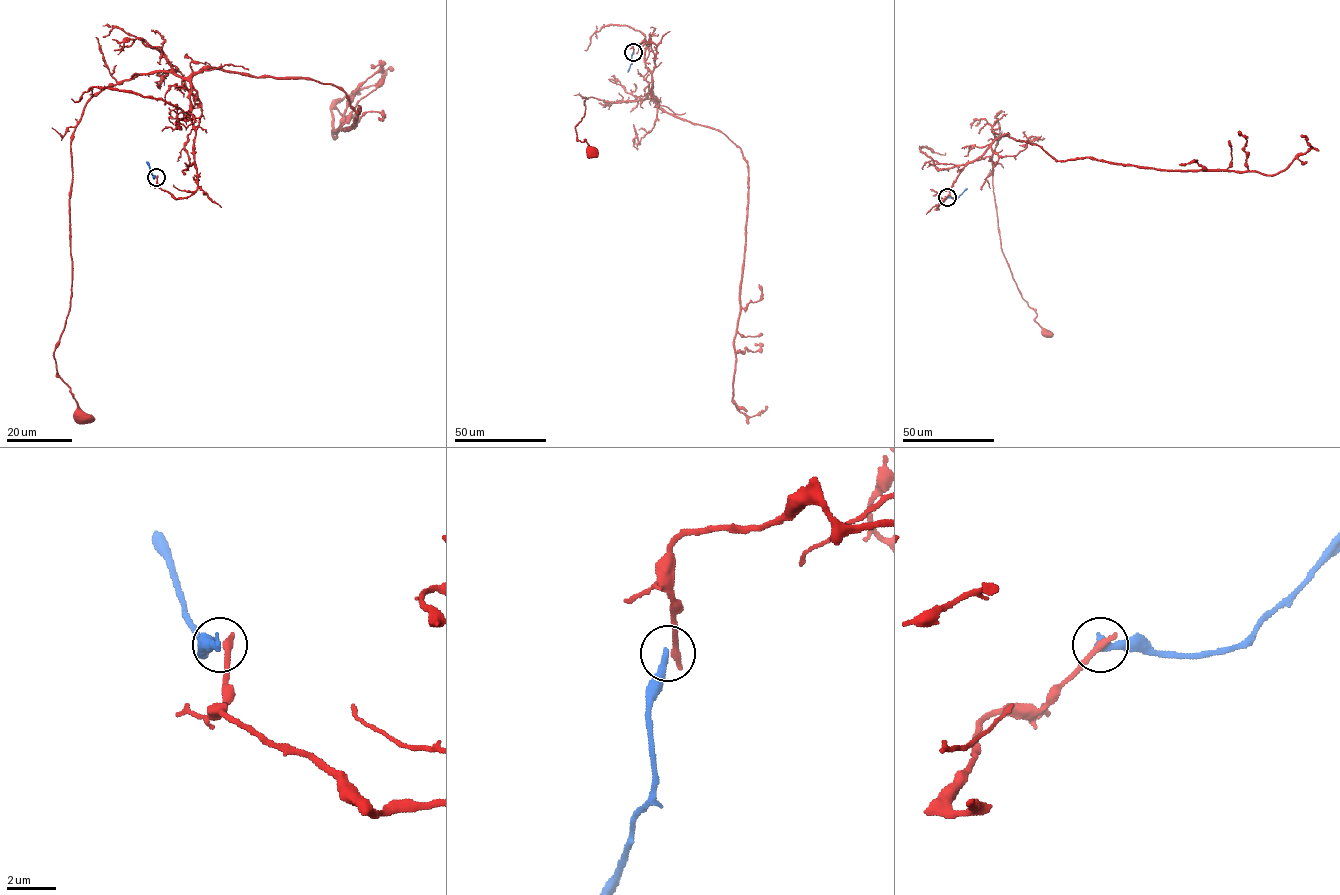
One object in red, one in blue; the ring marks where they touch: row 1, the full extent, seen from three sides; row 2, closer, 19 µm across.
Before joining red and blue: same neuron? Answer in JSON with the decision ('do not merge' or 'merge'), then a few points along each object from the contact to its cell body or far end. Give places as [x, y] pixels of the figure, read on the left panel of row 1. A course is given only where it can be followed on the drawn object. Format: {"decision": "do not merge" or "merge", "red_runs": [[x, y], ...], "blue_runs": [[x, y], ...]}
{"decision": "do not merge", "red_runs": [[156, 177], [175, 198], [197, 188], [190, 83], [151, 71], [96, 93], [71, 142], [54, 359], [81, 416]], "blue_runs": [[155, 177], [153, 178], [146, 162]]}

